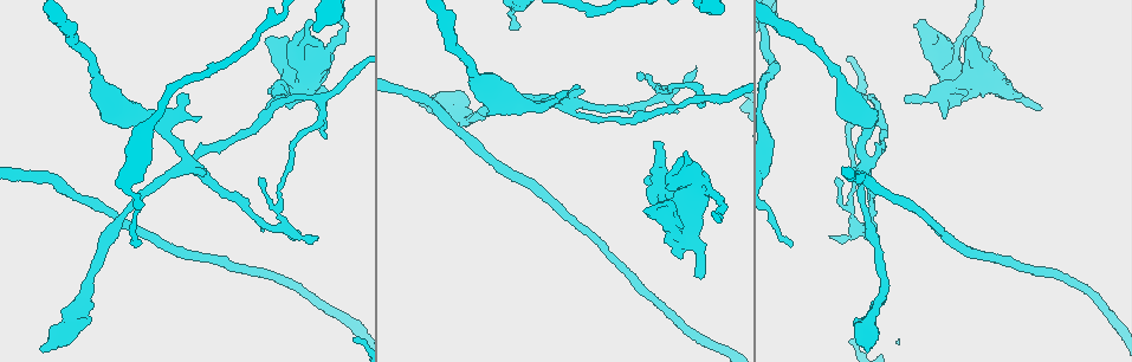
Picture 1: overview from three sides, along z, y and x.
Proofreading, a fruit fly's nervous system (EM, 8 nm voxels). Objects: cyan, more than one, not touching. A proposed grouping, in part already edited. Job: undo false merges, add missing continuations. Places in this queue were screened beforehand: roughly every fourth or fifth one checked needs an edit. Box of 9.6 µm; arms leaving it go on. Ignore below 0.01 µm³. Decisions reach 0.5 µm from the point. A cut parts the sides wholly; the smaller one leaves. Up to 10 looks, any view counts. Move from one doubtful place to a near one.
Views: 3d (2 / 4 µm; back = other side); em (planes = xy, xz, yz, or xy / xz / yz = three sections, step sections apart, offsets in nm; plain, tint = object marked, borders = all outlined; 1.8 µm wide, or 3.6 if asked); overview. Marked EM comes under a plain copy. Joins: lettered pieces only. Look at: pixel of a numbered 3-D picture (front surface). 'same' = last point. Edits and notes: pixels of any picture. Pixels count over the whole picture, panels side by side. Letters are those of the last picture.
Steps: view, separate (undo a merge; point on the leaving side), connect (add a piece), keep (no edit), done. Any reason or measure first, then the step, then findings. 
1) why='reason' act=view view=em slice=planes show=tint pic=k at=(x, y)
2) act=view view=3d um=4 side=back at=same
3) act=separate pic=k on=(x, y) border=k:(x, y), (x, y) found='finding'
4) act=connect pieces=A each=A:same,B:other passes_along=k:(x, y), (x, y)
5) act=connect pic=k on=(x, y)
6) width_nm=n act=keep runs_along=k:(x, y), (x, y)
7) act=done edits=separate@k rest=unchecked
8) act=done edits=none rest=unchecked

why='arms run side by side' act=view view=em slice=planes show=borders pic=1 at=(974, 77)

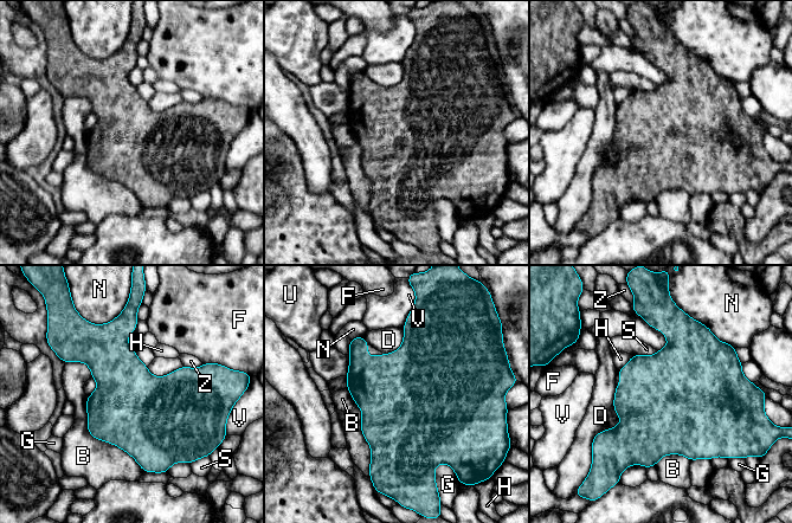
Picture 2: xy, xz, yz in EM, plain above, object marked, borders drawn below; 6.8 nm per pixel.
act=keep each=B:other,D:other,F:other,G:other,H:other,N:other,S:other,U:other,V:other,Z:other found='one cell here'

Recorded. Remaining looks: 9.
why='free end' act=view view=em slice=planes show=borders pic=1 at=(700, 276)

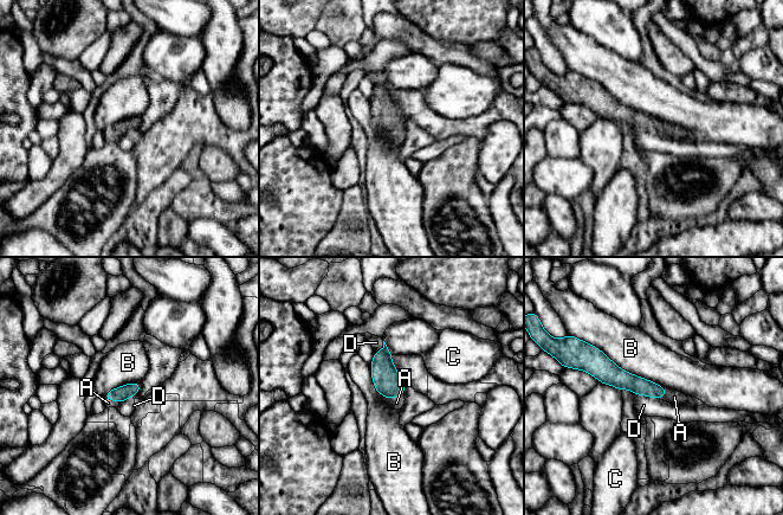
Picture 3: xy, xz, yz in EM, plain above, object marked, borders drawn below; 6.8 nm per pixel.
longest_contact=B:600nm act=connect pieces=A each=A:same,B:other,C:other,D:other found='it goes on there'

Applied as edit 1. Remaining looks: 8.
act=view view=em slice=xy step=16 show=tint pic=1 at=(353, 337)

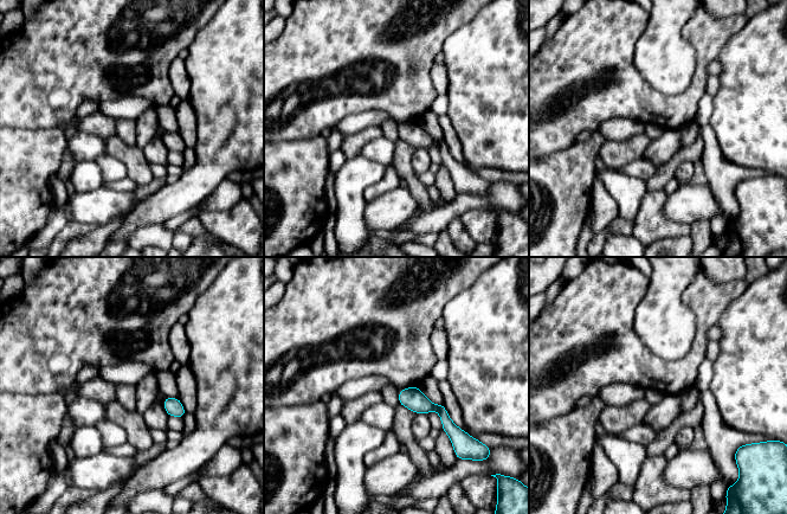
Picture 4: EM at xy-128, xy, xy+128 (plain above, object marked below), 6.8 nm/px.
act=view view=em slice=xy step=16 show=borders at=same

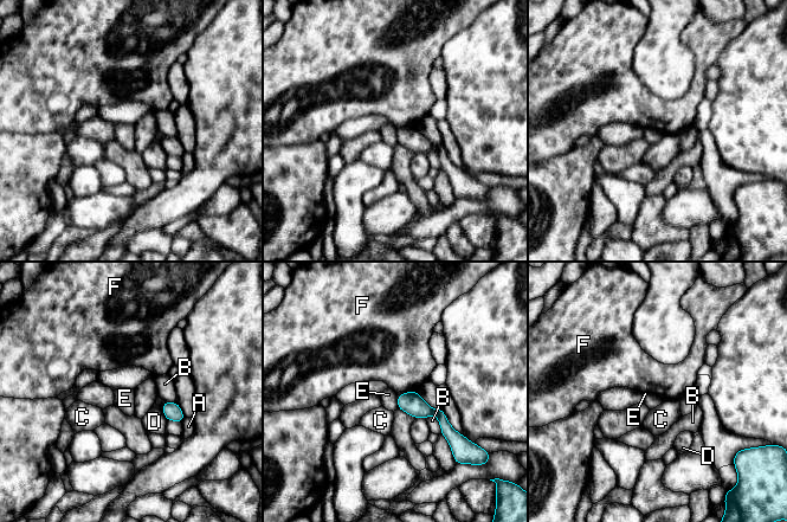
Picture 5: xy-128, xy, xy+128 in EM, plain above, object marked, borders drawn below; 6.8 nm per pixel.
act=keep each=A:other,B:other,C:other,D:other,E:other,F:other found='none of them fits'

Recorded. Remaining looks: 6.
act=view view=3d um=4 pic=1 at=(103, 87)

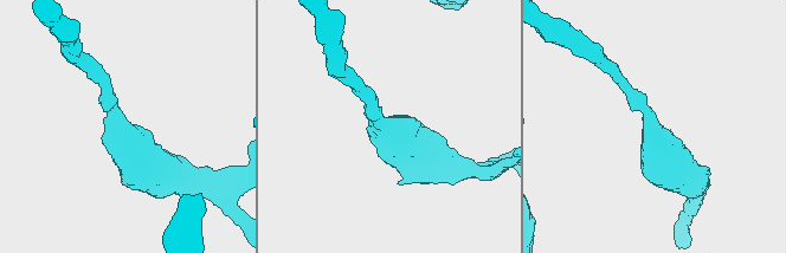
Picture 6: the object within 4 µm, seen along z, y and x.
act=view view=em um=3.6 slice=xz step=16 show=borders pic=6 at=(126, 135)

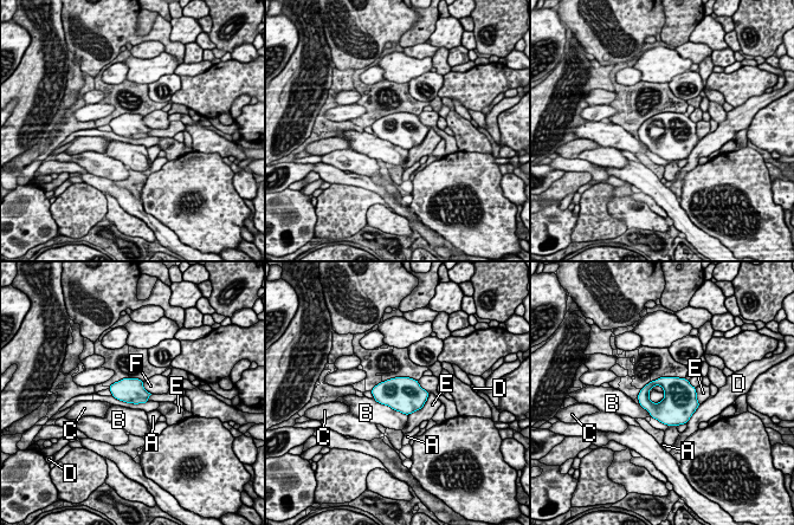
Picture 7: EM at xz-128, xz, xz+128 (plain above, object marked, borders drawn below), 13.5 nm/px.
width_nm=130 act=keep each=A:other,B:other,C:other,D:other,E:other,F:other found='continuous, no second cell'

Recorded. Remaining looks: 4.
act=done edits=connect@3 rest=unchecked

